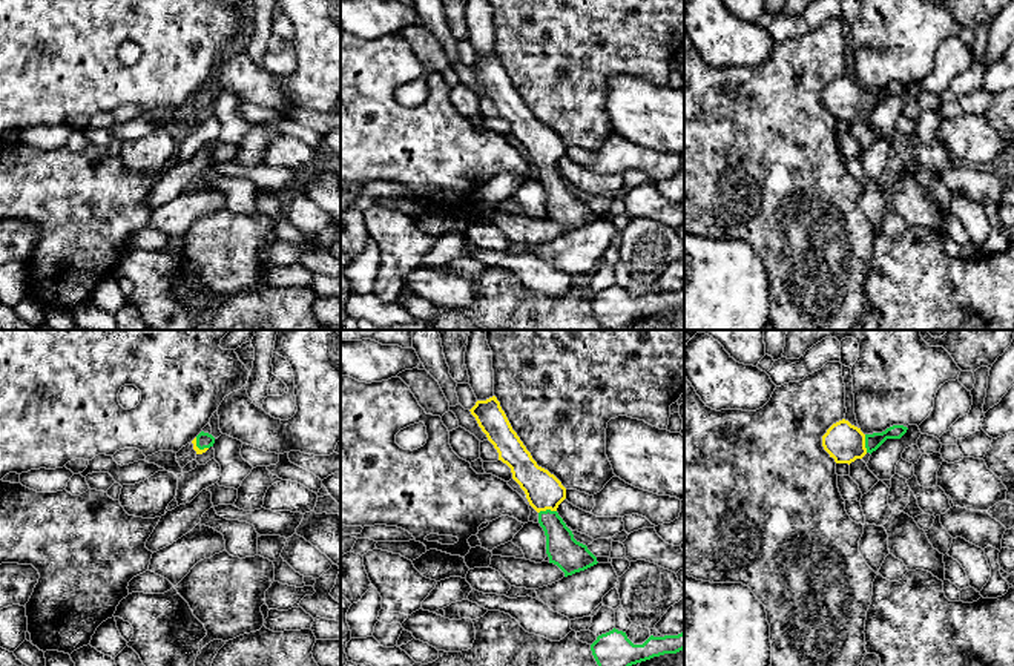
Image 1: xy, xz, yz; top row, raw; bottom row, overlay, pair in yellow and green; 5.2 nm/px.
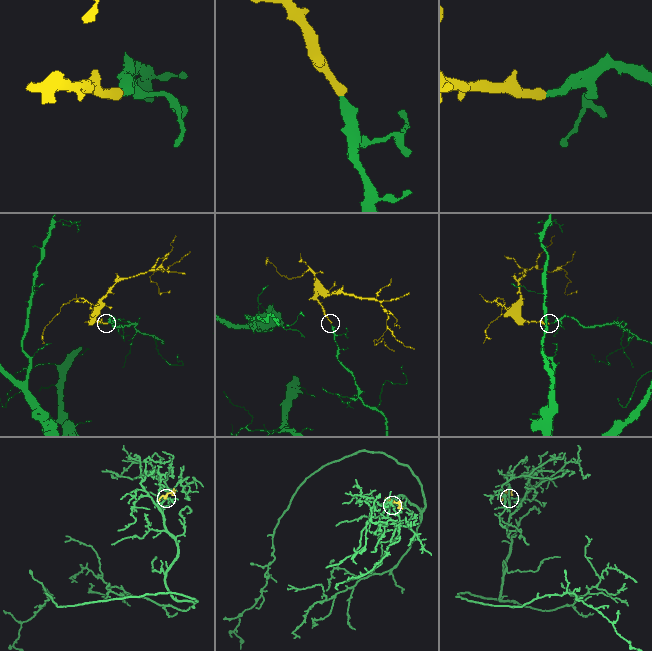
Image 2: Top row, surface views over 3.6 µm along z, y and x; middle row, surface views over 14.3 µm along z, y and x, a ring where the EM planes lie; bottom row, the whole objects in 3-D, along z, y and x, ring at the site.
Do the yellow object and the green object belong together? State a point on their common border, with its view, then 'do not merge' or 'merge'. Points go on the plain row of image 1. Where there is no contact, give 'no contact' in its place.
xz (546, 164) | merge

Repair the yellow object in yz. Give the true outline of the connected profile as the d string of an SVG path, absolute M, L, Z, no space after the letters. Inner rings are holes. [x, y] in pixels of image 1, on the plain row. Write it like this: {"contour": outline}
{"contour": "M842 75L822 92L822 103L836 120L851 120L876 107L887 95L900 95L907 83L893 81L882 89L864 91L861 84Z"}

